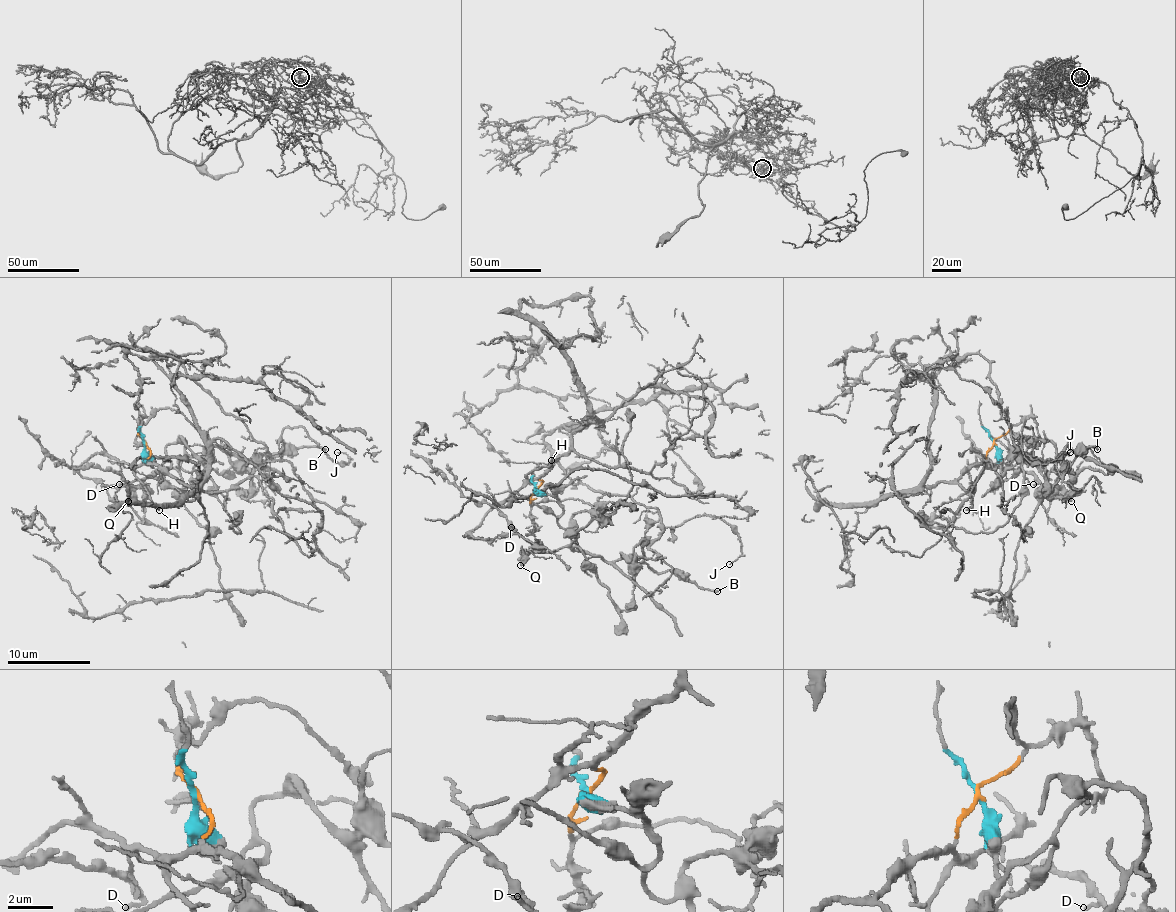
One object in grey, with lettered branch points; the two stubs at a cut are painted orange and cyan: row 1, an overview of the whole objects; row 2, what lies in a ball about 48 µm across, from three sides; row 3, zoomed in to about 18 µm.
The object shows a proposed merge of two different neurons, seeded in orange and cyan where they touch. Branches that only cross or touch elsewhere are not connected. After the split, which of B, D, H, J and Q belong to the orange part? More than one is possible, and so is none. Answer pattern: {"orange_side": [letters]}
{"orange_side": ["H", "J"]}

